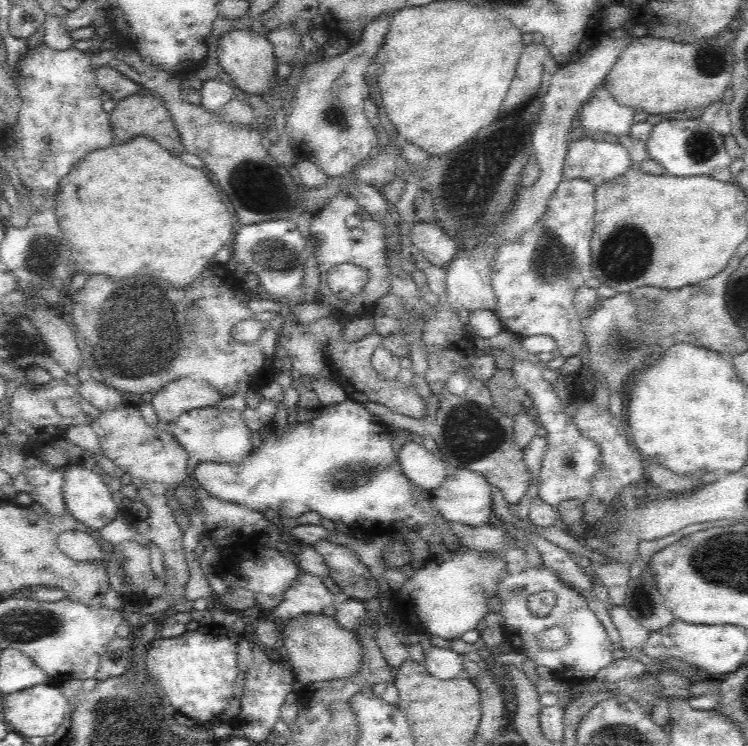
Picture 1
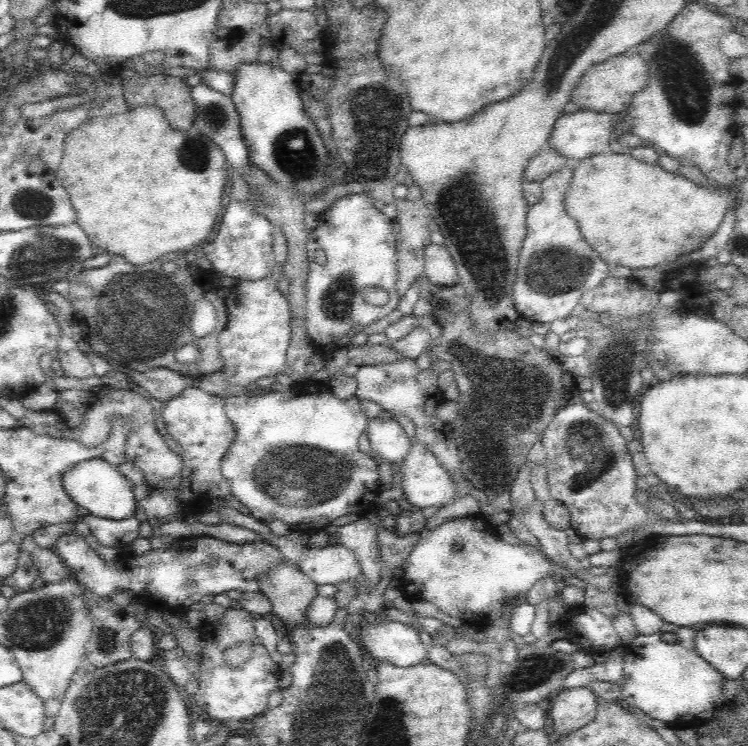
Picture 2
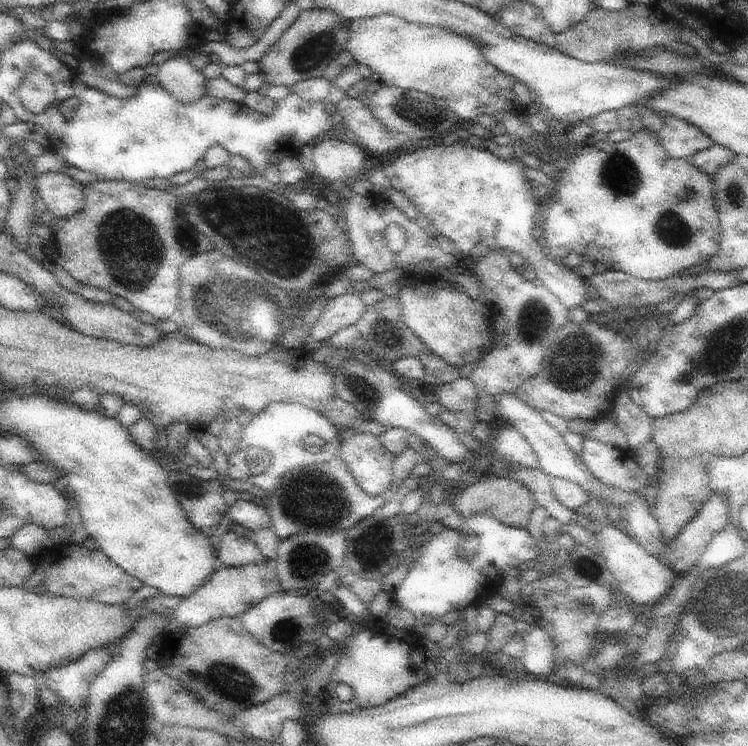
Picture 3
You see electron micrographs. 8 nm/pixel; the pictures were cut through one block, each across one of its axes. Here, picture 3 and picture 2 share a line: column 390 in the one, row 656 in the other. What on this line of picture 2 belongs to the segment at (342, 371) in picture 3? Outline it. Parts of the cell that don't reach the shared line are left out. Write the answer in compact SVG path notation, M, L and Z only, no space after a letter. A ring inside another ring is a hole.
M389 621L382 624L360 624L360 644L372 658L404 667L420 664L428 648L420 641L419 628L412 624Z

